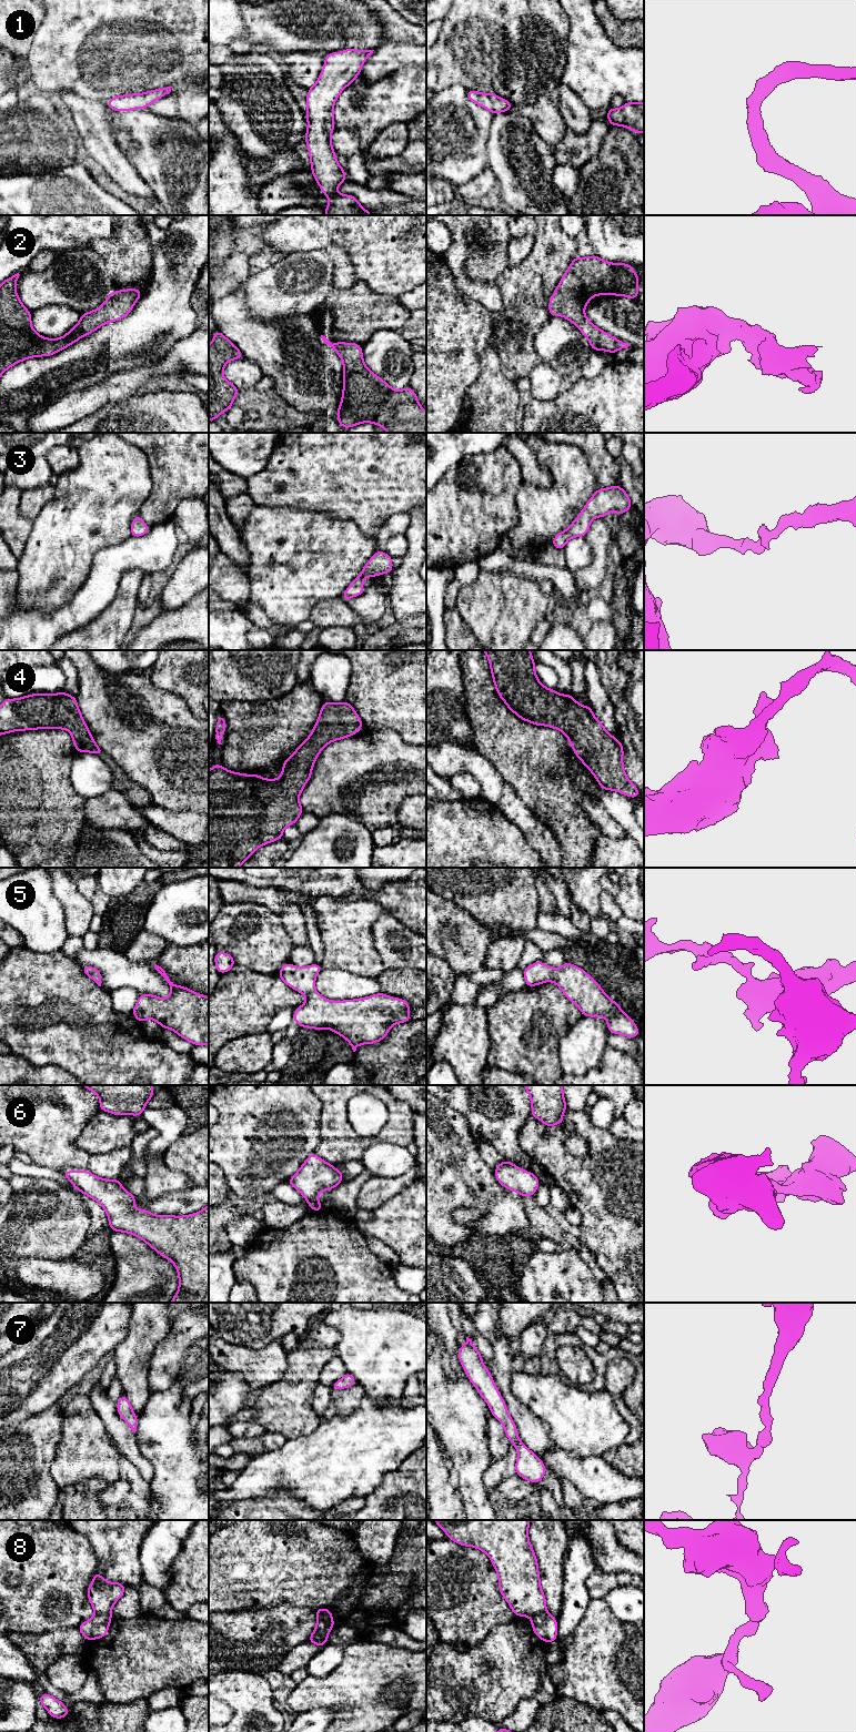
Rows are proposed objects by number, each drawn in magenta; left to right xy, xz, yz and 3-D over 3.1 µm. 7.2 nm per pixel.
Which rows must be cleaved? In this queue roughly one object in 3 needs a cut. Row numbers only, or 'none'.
8

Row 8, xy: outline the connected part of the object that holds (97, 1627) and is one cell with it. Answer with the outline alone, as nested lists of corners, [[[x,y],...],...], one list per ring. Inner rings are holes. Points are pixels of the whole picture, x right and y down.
[[[95,1613],[88,1621],[82,1622],[78,1629],[87,1641],[92,1641],[107,1635],[111,1620],[111,1614],[102,1615]]]

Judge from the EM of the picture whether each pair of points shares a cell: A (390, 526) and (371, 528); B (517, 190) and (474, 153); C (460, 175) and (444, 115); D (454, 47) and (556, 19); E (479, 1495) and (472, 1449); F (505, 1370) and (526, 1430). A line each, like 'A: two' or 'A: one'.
A: two
B: two
C: one
D: one
E: one
F: one

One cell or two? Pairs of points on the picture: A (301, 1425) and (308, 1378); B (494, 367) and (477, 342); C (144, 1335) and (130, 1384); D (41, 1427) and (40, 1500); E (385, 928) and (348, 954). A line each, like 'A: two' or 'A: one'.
A: one
B: two
C: one
D: one
E: two

